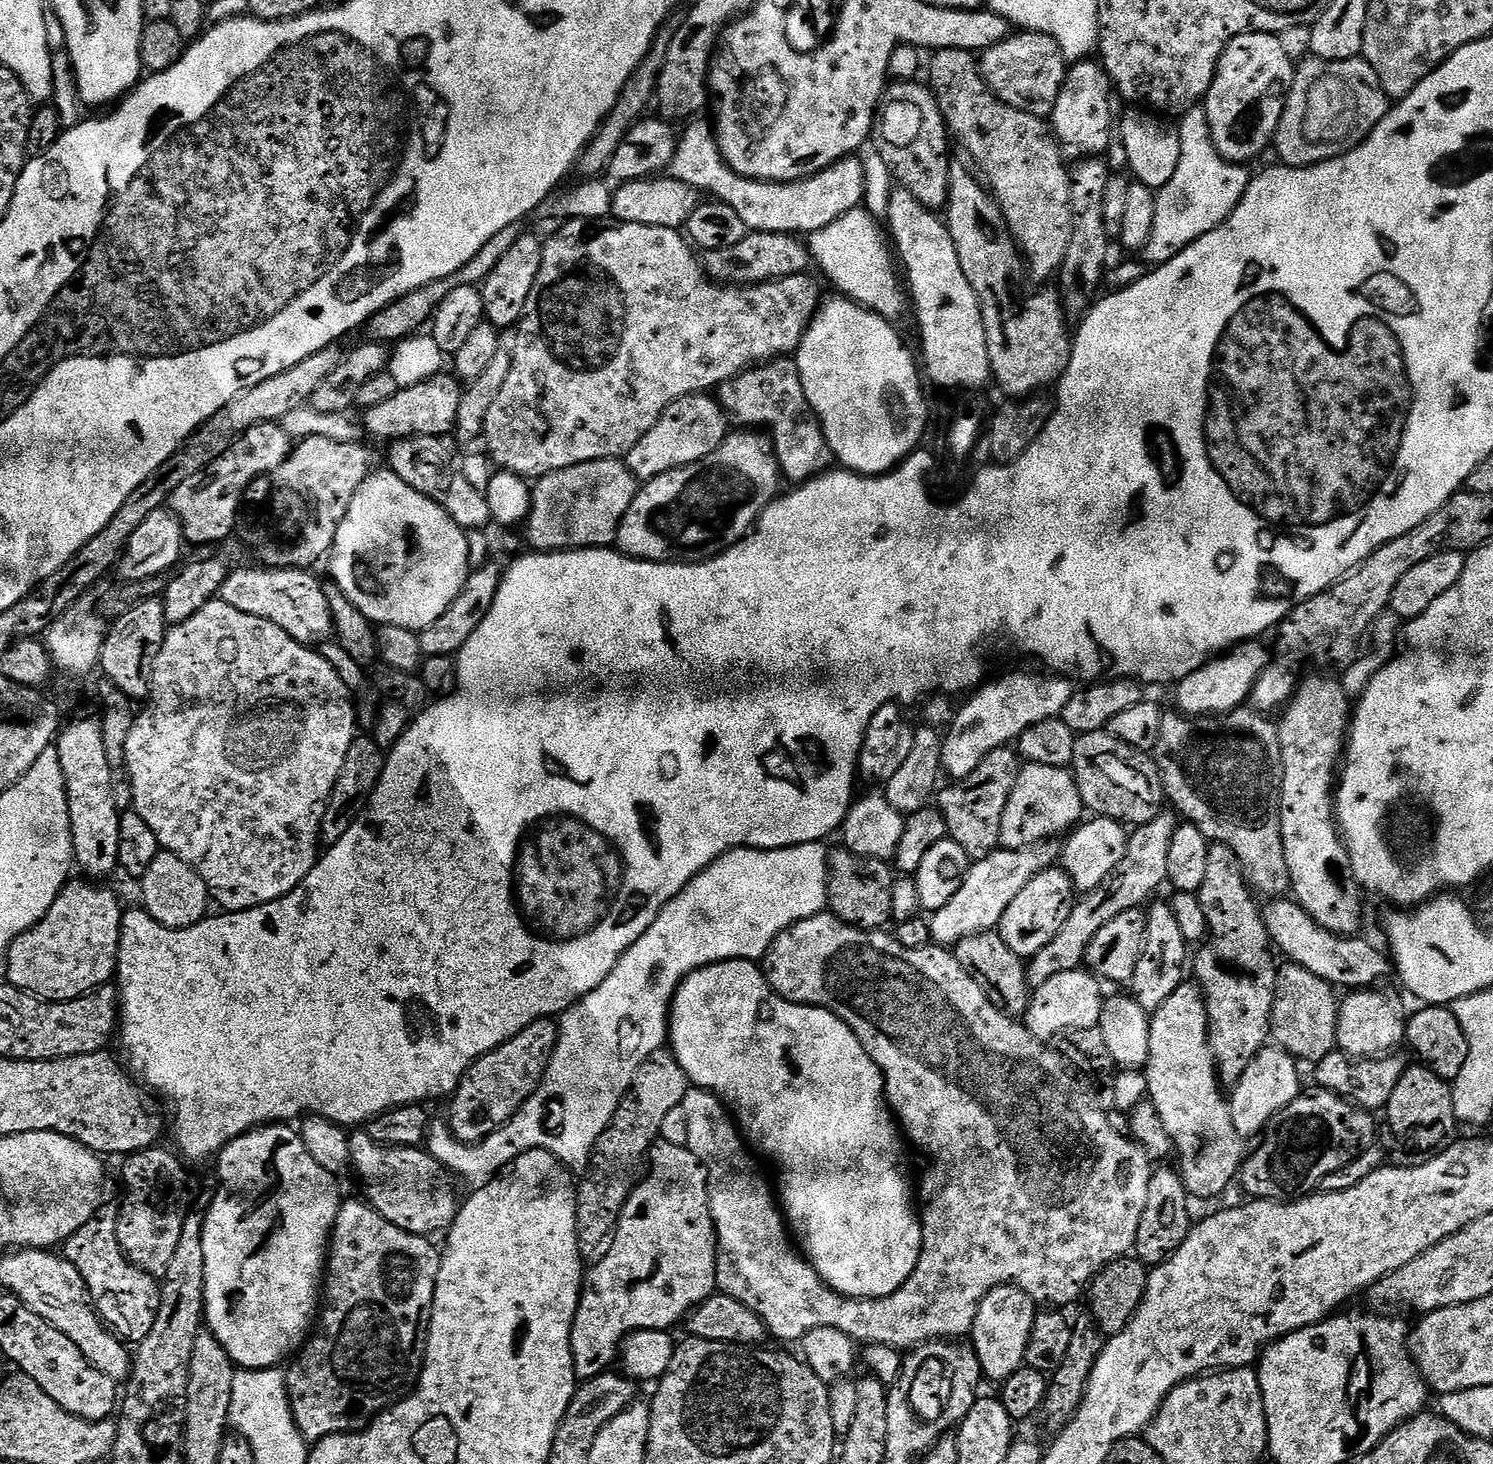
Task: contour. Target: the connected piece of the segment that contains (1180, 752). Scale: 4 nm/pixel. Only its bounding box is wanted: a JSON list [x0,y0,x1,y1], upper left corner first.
[1154,706,1292,897]

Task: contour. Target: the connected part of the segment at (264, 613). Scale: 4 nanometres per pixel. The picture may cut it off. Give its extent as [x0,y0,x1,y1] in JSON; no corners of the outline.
[219,567,334,645]

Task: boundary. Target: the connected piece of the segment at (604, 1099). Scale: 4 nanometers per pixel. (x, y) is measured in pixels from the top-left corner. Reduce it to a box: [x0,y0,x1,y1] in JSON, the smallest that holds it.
[426,842,829,1186]

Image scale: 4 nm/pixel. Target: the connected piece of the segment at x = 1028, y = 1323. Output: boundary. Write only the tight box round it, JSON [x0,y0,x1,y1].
[970,1285,1038,1382]

